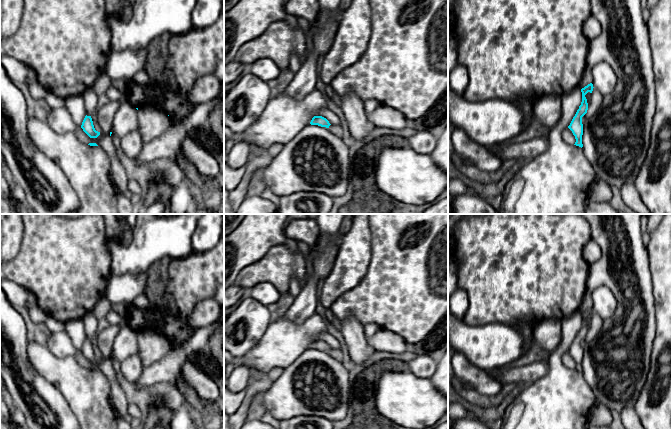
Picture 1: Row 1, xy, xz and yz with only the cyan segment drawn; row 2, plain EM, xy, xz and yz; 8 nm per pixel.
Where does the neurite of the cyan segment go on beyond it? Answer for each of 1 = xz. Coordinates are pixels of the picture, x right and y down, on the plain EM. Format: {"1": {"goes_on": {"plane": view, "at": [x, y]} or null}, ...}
{"1": {"goes_on": null}}

